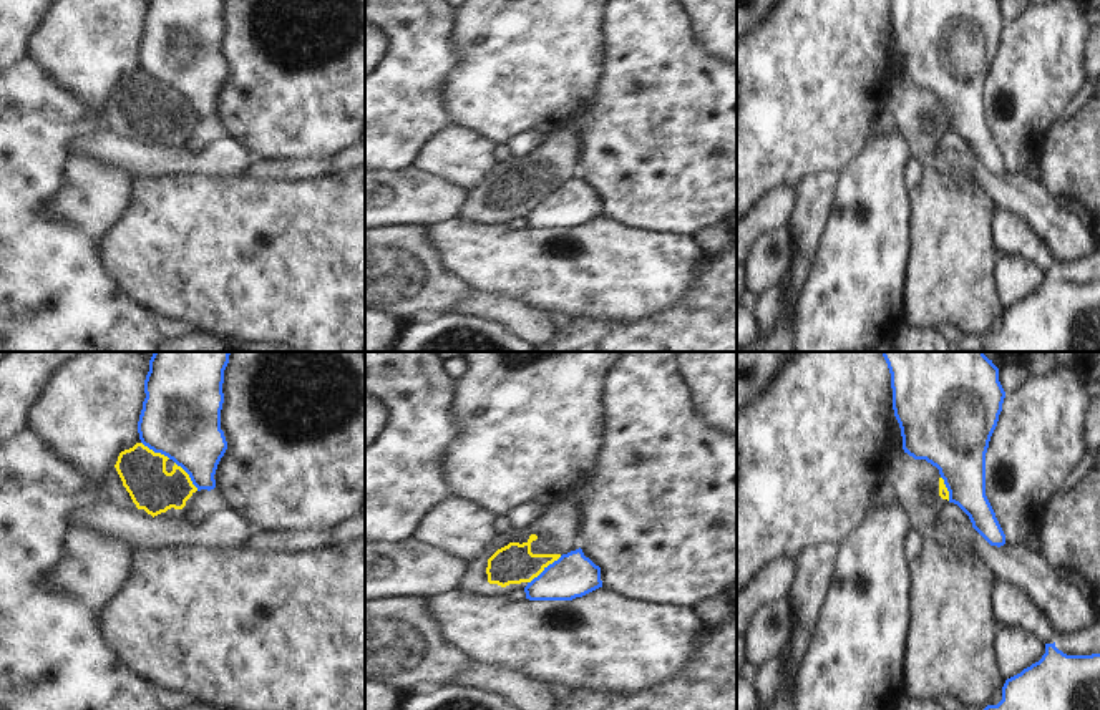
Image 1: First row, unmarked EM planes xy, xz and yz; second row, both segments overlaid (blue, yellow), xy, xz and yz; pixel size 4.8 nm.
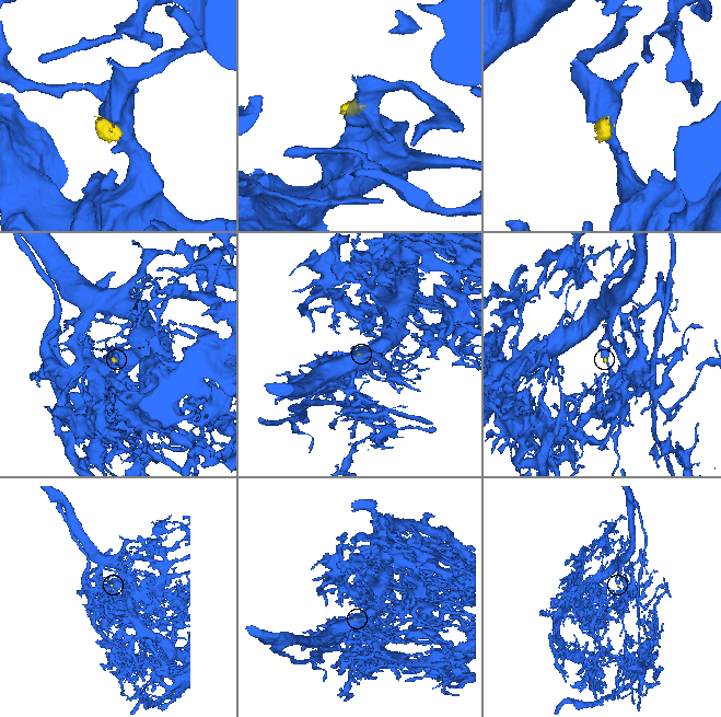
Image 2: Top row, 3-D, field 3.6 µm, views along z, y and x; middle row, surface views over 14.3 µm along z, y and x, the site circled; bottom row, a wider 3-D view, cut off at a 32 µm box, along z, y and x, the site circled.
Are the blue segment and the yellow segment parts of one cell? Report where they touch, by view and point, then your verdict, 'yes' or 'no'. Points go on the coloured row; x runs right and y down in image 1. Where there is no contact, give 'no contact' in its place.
meets blue in xz at (545, 568); no

